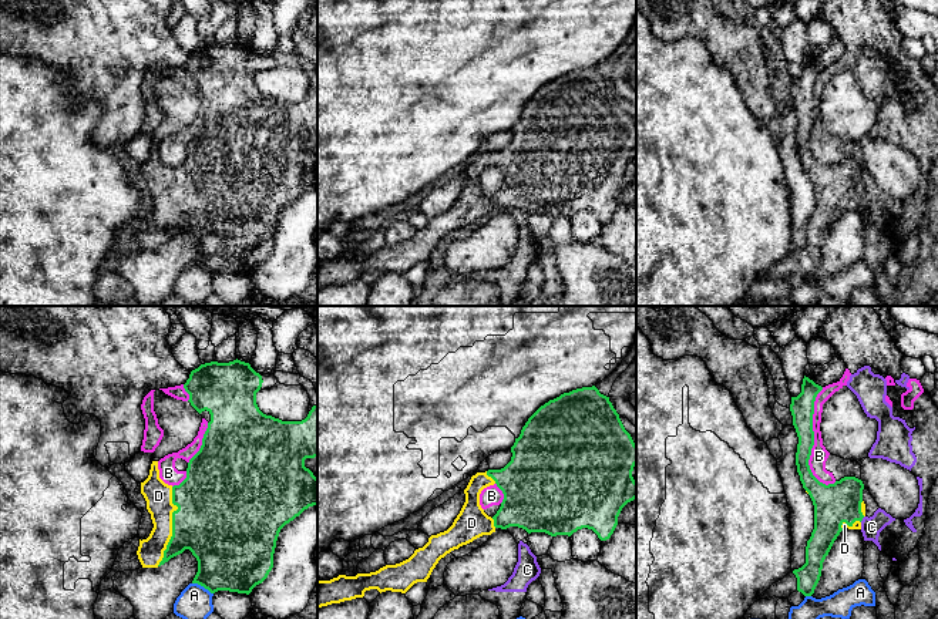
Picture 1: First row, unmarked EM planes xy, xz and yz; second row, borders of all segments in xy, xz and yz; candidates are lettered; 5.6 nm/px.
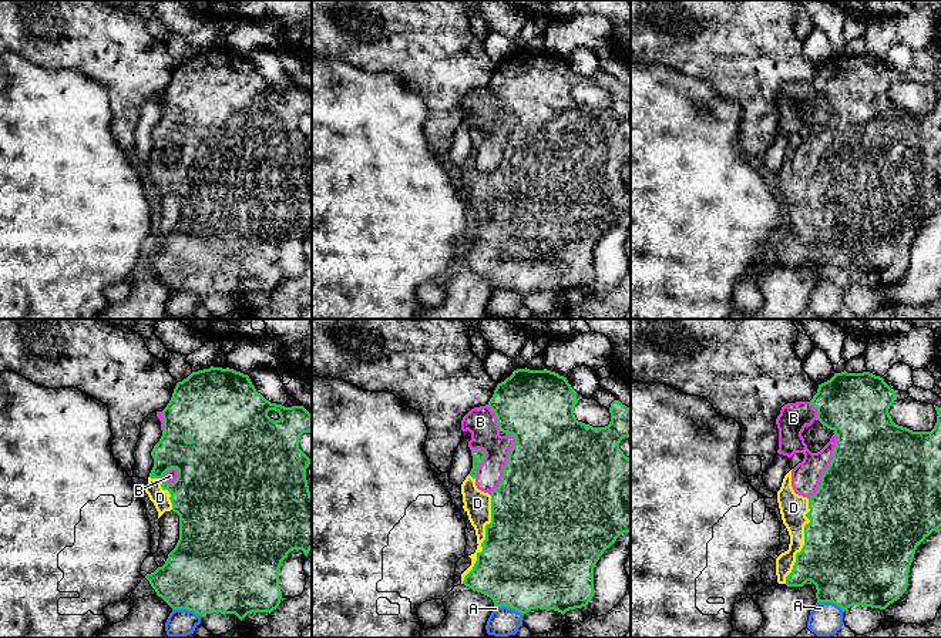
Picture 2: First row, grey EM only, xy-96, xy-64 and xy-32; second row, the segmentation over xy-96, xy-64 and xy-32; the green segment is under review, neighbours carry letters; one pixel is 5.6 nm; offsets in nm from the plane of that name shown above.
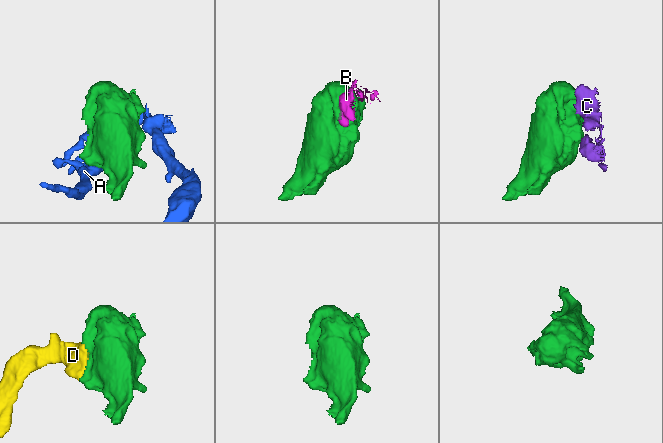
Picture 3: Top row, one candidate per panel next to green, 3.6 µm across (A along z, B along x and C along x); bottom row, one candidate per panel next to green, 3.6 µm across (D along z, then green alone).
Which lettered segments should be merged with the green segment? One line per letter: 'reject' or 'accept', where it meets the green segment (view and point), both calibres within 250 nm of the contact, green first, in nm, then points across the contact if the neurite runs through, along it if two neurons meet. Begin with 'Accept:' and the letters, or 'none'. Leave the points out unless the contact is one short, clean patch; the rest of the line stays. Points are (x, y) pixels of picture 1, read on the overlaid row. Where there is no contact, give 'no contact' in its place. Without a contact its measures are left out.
Accept: D
A: reject; contact xy (202, 585); calibres 420 and 190 nm; border xy (192, 582), (212, 594)
B: reject; contact yz (813, 438); calibres 140 and 100 nm
C: reject; contact yz (861, 520); calibres 220 and 120 nm
D: accept; contact xy (172, 527); calibres 460 and 160 nm

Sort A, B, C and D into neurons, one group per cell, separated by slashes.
A / B C / D

